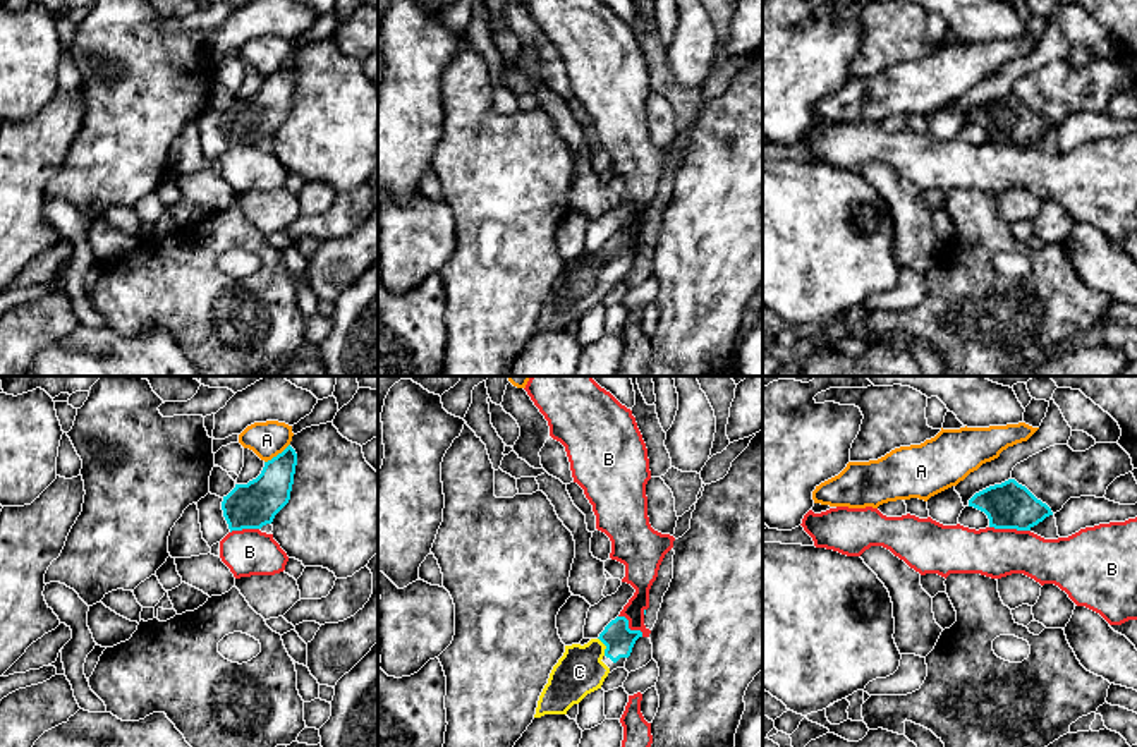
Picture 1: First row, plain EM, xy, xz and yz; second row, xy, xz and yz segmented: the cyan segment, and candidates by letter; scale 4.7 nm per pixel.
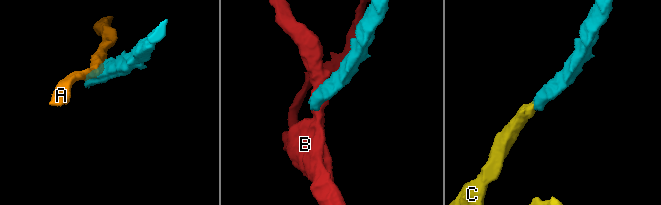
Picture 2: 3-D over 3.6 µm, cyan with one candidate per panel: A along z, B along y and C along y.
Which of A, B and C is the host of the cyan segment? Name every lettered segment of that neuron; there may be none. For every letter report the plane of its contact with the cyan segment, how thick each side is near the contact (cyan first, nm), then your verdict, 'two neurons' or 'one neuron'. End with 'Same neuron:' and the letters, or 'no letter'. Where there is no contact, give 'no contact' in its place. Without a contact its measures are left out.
A: meets cyan in xy; 200 nm thick on the cyan side, 170 nm on the other; two neurons
B: meets cyan in yz; 220 nm thick on the cyan side, 220 nm on the other; two neurons
C: meets cyan in xz; 140 nm thick on the cyan side, 220 nm on the other; one neuron
Same neuron: C

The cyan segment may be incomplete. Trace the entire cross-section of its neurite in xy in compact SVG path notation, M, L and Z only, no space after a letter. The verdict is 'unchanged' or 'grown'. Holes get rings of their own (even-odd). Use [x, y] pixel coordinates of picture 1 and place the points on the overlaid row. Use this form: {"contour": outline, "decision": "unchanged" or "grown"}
{"contour": "M289 445L264 462L261 474L223 496L223 517L232 531L261 529L289 503L297 465L297 453Z", "decision": "unchanged"}

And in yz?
{"contour": "M1015 479L989 486L969 500L969 507L984 512L989 527L1031 531L1034 525L1053 515L1051 508L1037 500Z", "decision": "unchanged"}

